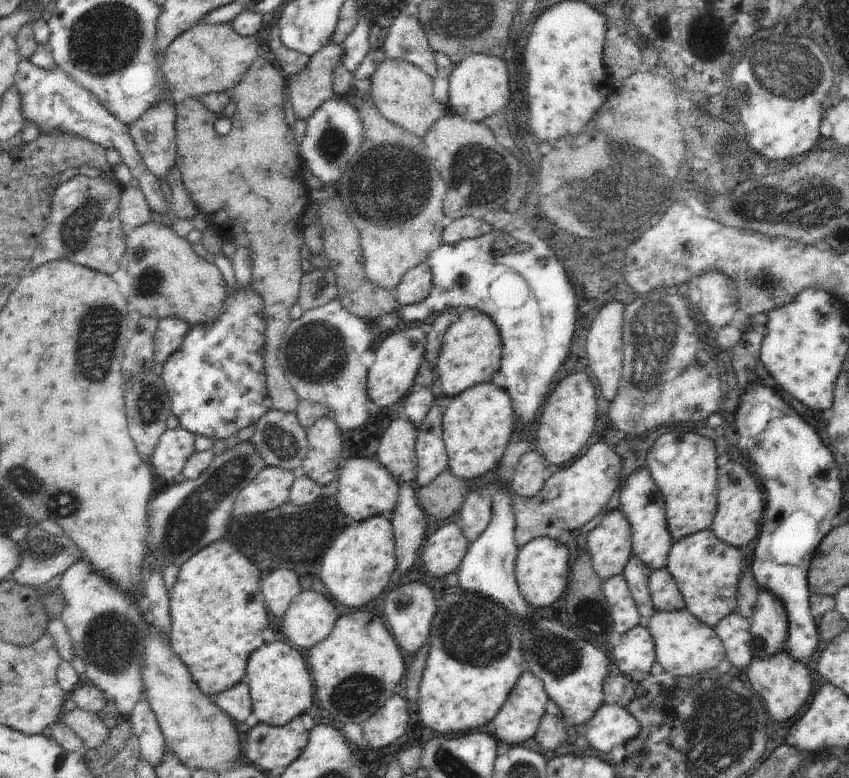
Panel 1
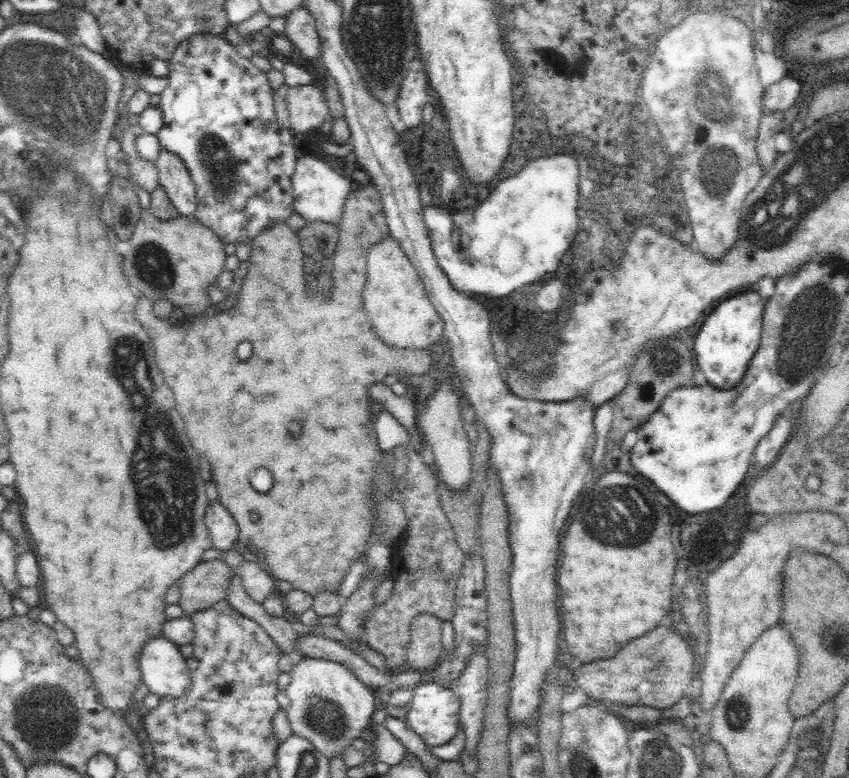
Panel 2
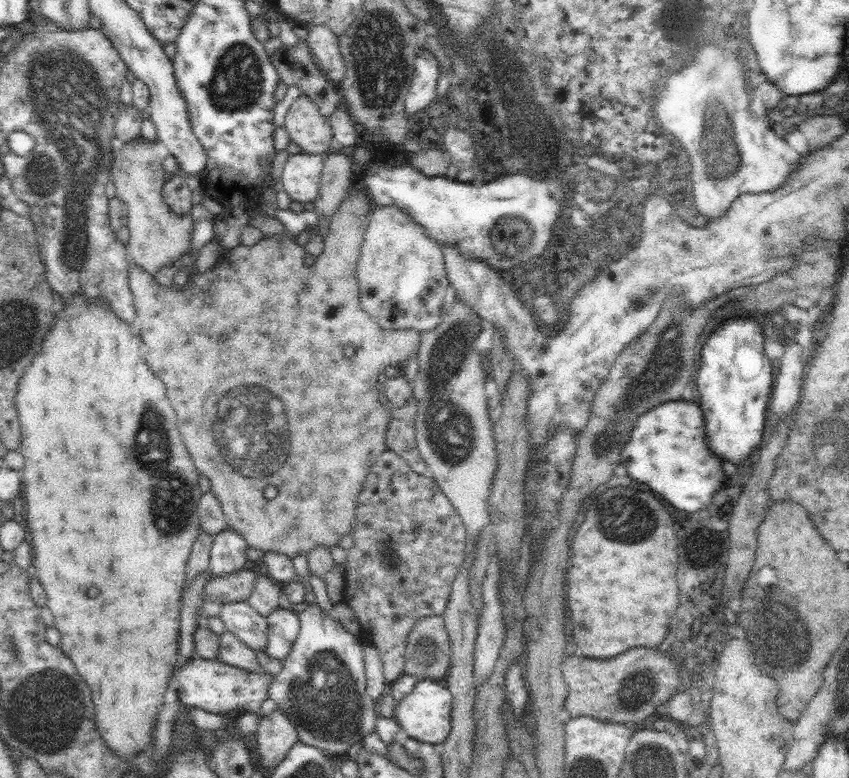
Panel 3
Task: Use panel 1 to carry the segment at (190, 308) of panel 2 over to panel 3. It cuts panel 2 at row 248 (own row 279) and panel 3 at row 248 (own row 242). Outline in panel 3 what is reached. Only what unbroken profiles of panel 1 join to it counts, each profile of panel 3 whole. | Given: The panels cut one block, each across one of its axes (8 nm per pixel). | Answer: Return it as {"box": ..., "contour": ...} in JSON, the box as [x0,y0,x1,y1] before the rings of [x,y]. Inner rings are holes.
{"box":[110,138,194,274],"contour":[[[136,138],[132,141],[118,144],[119,151],[113,155],[113,163],[110,165],[111,180],[117,188],[116,197],[120,197],[127,206],[127,225],[129,228],[129,239],[125,245],[129,258],[148,274],[156,274],[161,267],[173,265],[173,262],[180,260],[182,256],[190,254],[192,244],[192,233],[194,221],[192,214],[176,214],[169,209],[163,199],[163,186],[167,181],[163,169],[163,159],[158,157],[154,150],[156,141],[139,142]]]}

